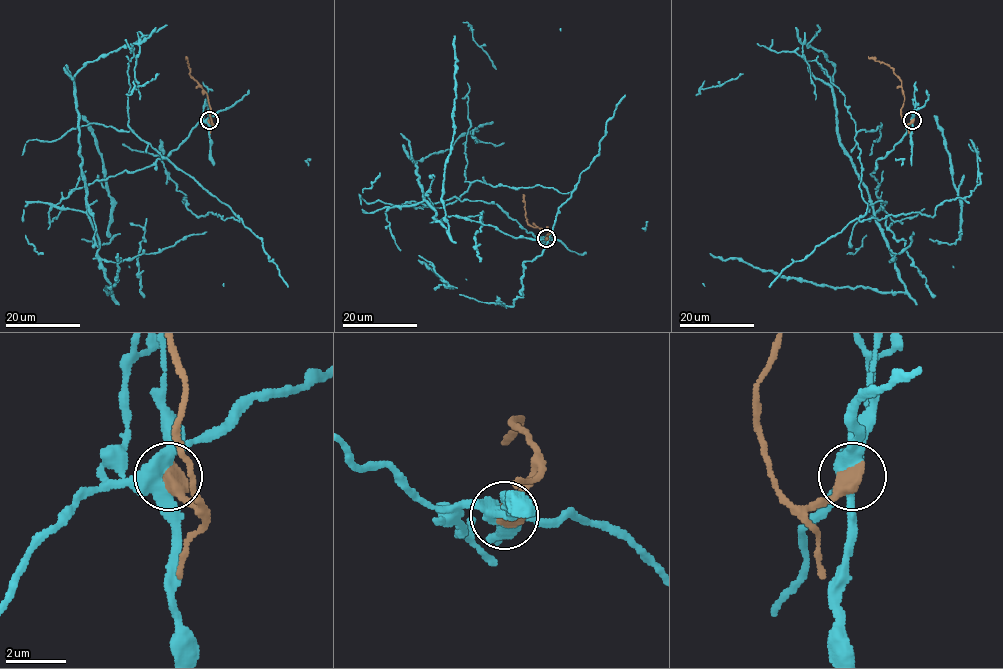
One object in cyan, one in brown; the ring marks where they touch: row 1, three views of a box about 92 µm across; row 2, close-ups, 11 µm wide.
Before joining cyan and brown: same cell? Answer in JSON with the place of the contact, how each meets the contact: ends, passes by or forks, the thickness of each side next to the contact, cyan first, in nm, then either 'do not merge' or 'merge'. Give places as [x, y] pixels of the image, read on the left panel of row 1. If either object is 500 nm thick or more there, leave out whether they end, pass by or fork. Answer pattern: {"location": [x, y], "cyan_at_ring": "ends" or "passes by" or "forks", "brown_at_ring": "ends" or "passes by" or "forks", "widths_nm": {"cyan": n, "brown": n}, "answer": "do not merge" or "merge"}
{"location": [209, 120], "widths_nm": {"cyan": 440, "brown": 600}, "answer": "do not merge"}

